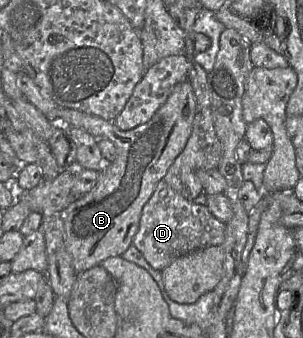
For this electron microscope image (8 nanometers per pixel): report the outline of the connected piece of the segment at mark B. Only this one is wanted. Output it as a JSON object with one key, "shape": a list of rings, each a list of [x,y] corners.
{"shape":[[[189,80],[181,82],[173,88],[164,105],[150,121],[132,130],[123,131],[117,127],[114,121],[107,121],[77,110],[60,109],[58,111],[58,121],[51,122],[62,124],[65,127],[82,128],[96,139],[107,138],[114,143],[117,150],[115,160],[103,166],[95,186],[85,195],[76,198],[63,213],[65,245],[76,273],[99,266],[107,258],[122,256],[132,244],[139,228],[143,207],[151,198],[159,181],[165,177],[170,166],[185,148],[197,111],[195,94]]]}

